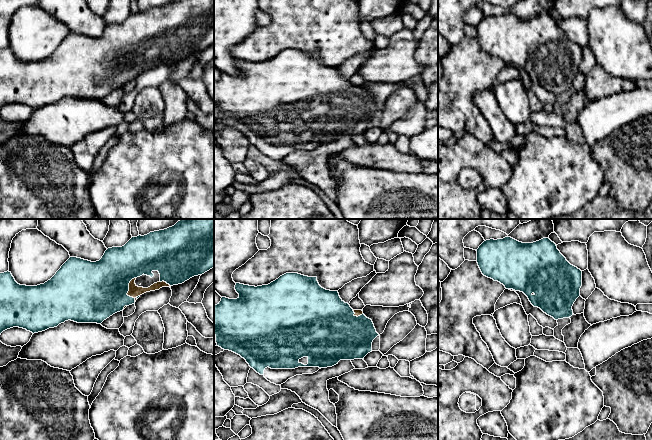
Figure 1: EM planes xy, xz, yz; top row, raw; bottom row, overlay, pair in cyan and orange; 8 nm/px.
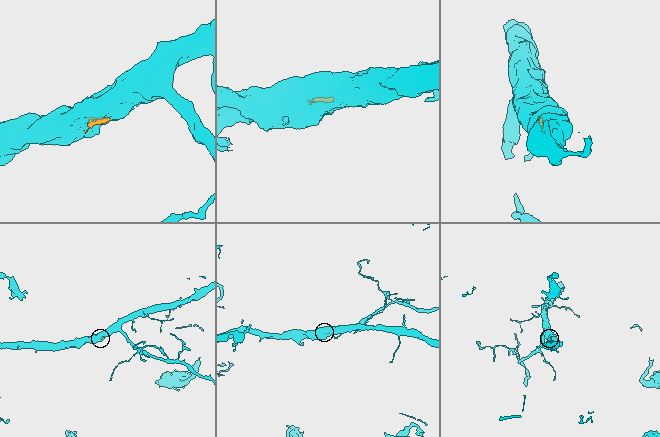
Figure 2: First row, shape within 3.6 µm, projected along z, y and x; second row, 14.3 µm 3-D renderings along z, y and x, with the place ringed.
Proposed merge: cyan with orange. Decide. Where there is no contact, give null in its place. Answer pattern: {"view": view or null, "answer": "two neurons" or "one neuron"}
{"view": "xy", "answer": "one neuron"}

